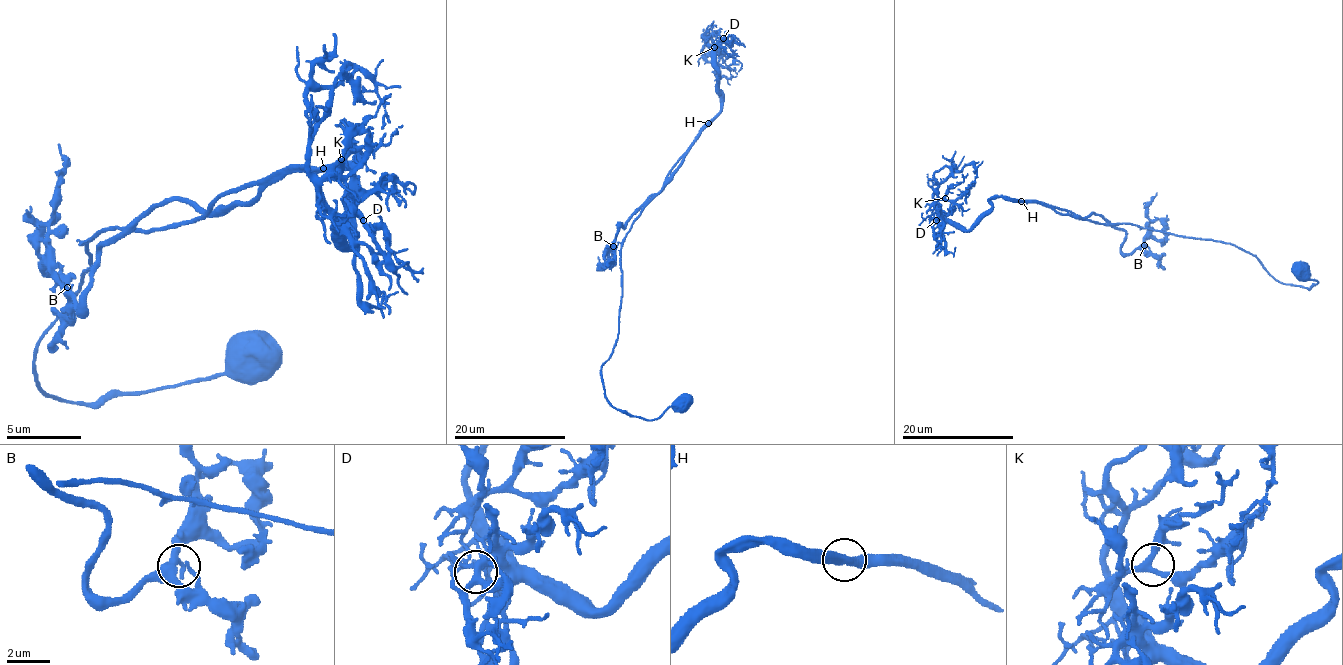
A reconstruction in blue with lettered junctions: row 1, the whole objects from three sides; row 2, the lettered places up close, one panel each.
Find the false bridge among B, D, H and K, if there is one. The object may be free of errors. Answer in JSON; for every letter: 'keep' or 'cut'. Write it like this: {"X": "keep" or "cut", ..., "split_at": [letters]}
{"B": "keep", "D": "keep", "H": "keep", "K": "keep", "split_at": []}

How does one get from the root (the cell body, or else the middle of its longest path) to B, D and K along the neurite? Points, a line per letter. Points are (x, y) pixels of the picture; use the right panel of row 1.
B: (1300, 270), (1318, 283), (1311, 288), (1279, 283), (1231, 244), (1109, 224), (1125, 233), (1122, 252), (1144, 245)
D: (1300, 270), (1318, 283), (1279, 283), (1231, 244), (1100, 224), (1008, 197), (995, 197), (969, 230), (936, 220)
K: (1300, 270), (1318, 283), (1279, 283), (1231, 244), (1008, 197), (961, 230), (934, 206), (945, 198)

